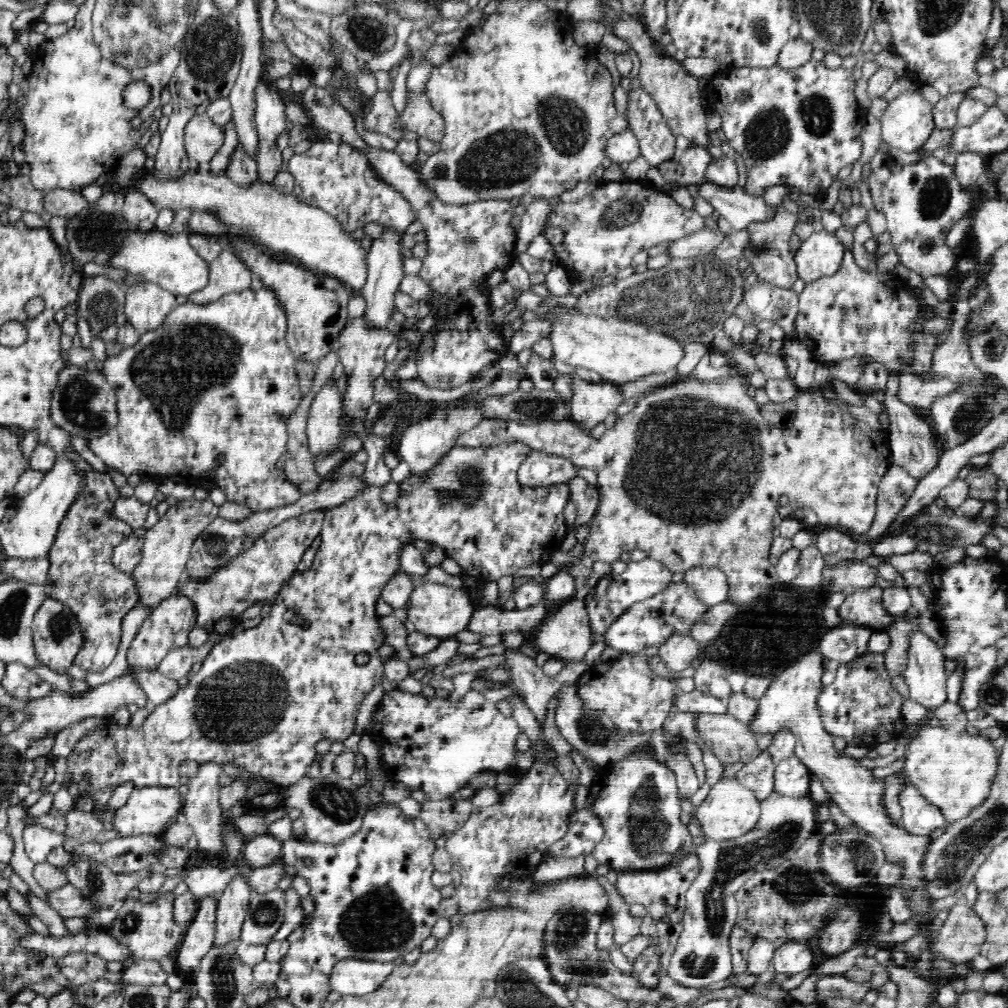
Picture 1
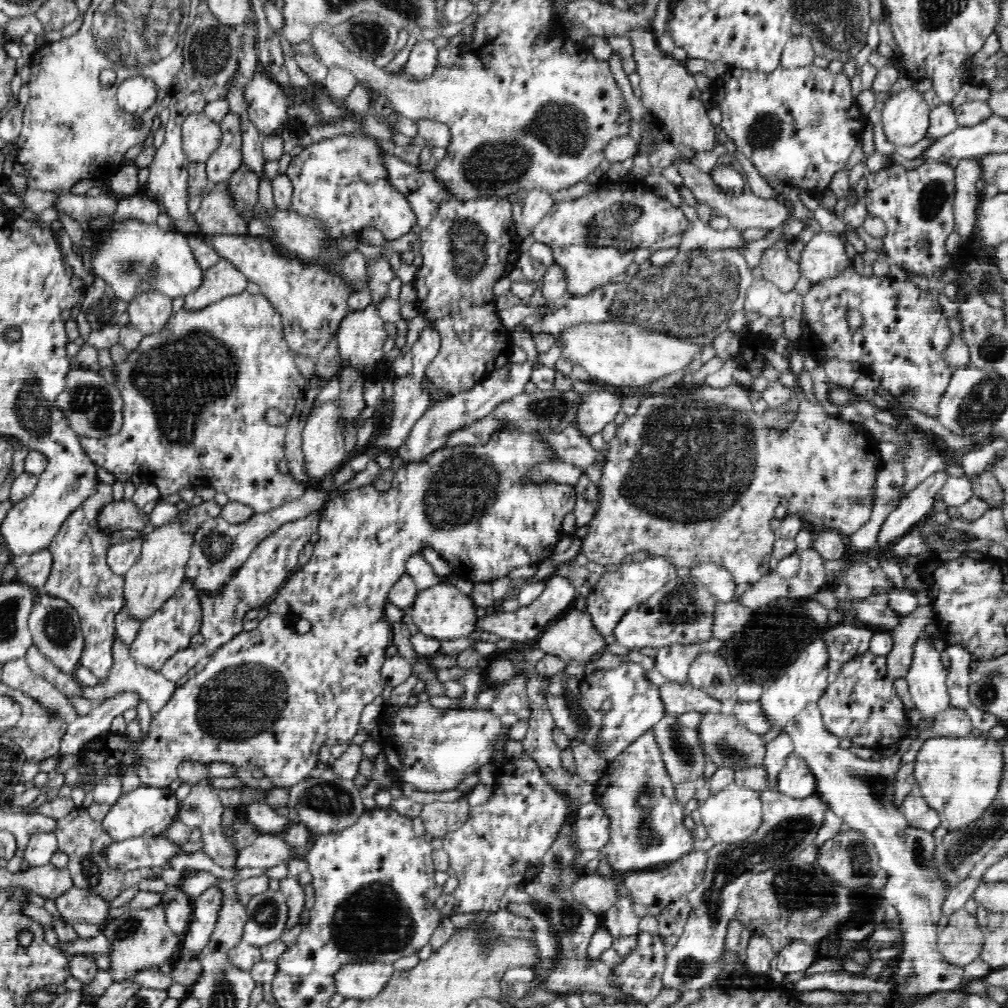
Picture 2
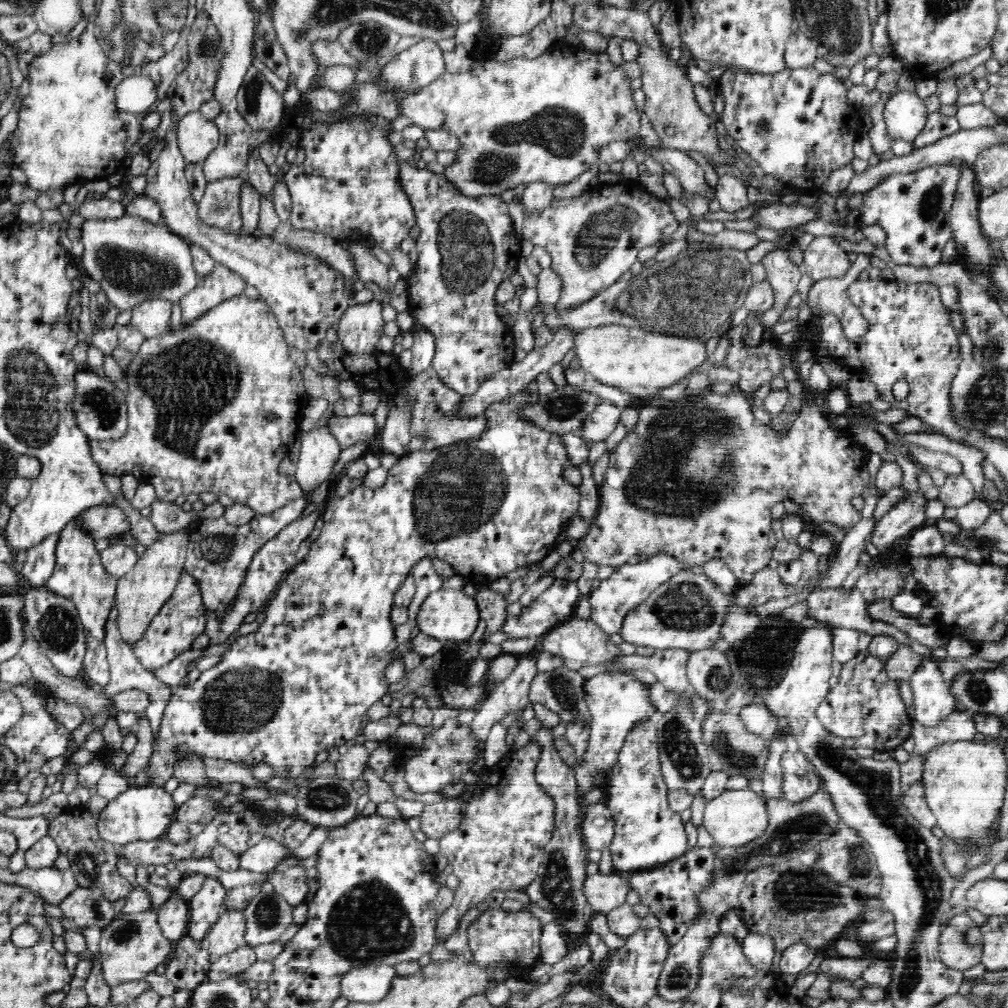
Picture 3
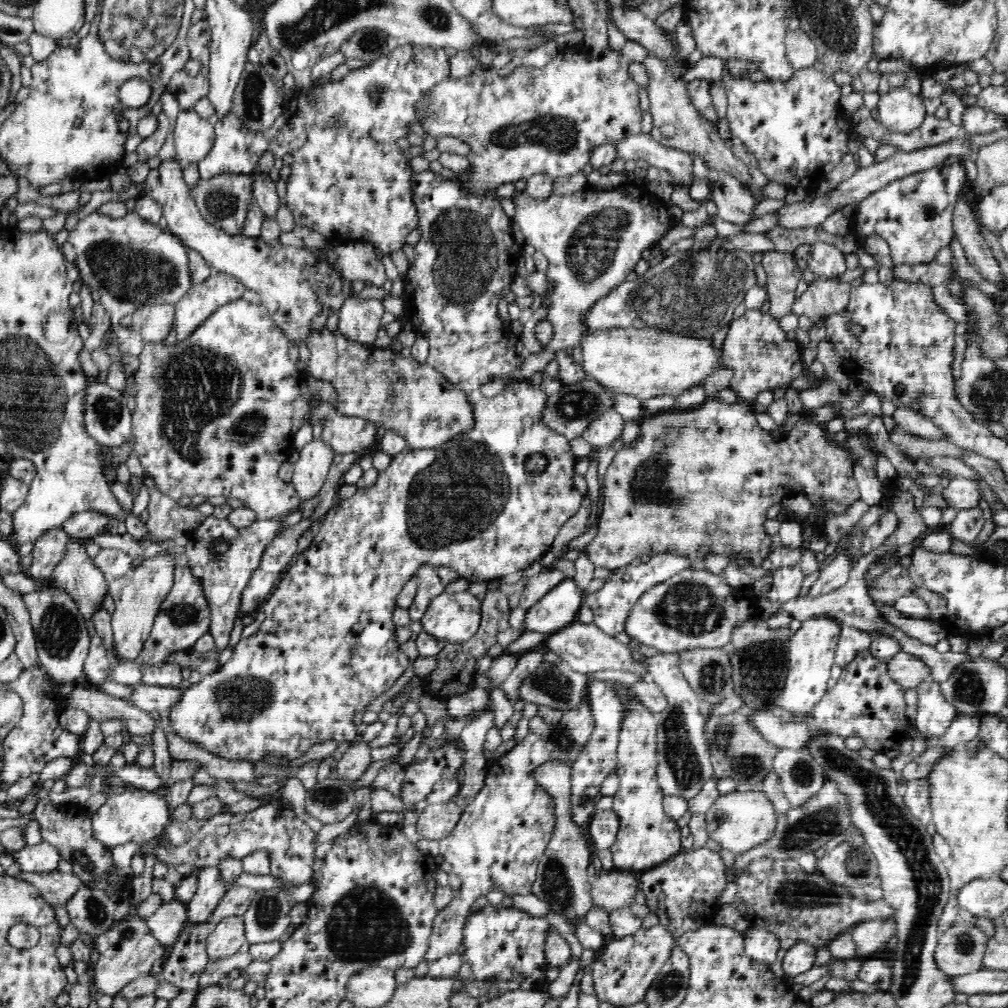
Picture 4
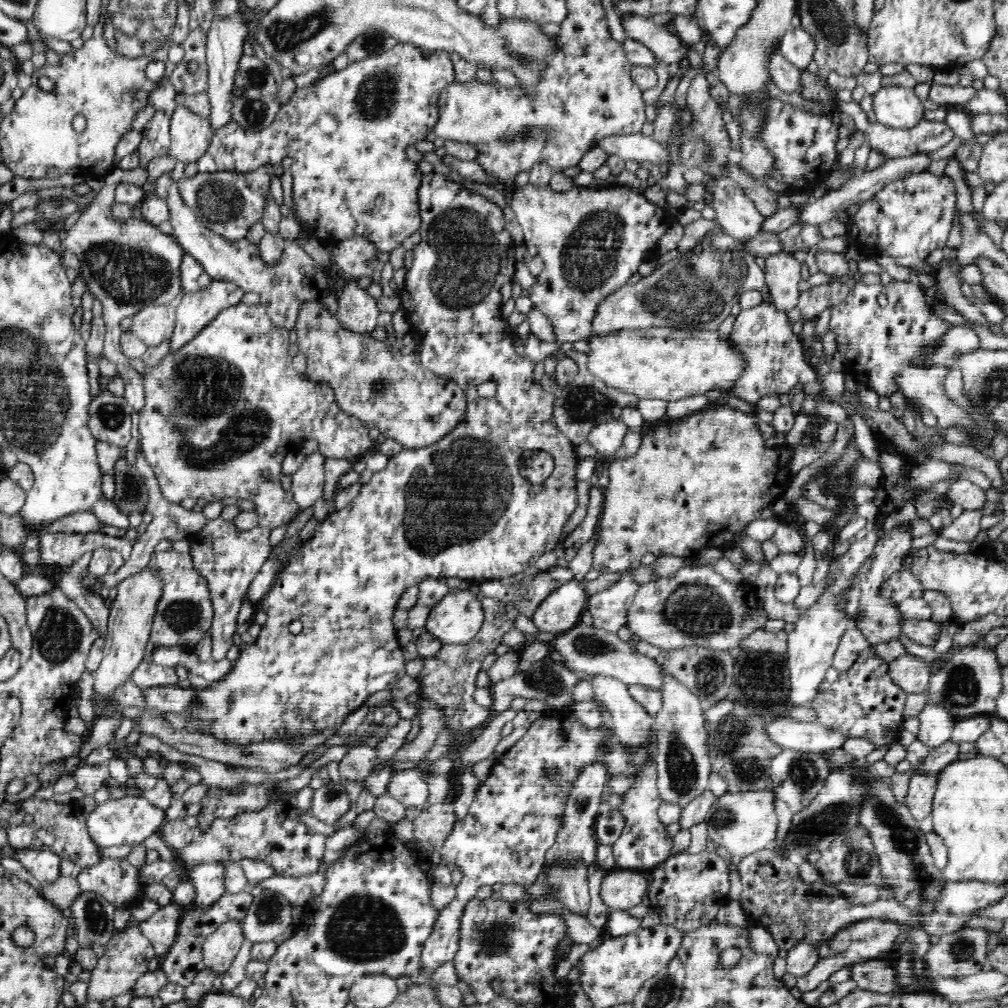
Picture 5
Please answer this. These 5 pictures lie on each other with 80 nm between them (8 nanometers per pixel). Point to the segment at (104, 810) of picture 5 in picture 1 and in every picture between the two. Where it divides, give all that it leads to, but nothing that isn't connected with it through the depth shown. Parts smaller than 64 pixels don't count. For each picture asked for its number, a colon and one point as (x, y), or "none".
1: (148, 811)
2: (147, 811)
3: (141, 813)
4: (138, 816)

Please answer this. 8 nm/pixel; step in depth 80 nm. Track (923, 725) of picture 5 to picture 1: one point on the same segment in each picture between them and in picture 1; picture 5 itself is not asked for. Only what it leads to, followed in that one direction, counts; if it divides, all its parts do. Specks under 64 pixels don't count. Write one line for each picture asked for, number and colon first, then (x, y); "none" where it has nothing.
1: (924, 674)
2: (927, 678)
3: (933, 701)
4: (934, 715)

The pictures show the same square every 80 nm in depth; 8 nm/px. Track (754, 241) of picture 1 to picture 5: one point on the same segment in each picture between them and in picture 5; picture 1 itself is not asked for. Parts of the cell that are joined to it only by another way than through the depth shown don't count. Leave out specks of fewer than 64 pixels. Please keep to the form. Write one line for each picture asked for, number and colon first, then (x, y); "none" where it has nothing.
2: (777, 267)
3: (783, 275)
4: (782, 272)
5: (782, 271)

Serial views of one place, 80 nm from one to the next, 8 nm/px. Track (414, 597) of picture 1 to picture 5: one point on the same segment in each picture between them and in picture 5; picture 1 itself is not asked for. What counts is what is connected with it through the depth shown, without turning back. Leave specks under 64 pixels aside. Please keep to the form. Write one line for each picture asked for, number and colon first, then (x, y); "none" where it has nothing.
2: (441, 612)
3: (447, 615)
4: (453, 618)
5: (456, 619)

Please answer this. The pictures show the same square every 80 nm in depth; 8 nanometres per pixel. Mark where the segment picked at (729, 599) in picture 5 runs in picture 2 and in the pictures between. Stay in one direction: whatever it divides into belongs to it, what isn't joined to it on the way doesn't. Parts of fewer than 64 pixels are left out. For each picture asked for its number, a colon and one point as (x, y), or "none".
2: (682, 612)
3: (687, 612)
4: (694, 609)

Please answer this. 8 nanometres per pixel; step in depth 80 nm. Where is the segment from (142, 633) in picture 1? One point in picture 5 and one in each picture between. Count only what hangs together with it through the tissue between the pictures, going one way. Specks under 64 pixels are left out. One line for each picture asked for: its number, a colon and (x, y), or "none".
2: (170, 629)
3: (182, 618)
4: (184, 616)
5: (184, 614)

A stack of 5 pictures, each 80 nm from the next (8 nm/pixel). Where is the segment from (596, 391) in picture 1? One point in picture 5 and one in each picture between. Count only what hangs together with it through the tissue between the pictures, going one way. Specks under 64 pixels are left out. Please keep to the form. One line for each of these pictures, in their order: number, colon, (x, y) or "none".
2: (596, 409)
3: (597, 427)
4: (603, 430)
5: (606, 438)

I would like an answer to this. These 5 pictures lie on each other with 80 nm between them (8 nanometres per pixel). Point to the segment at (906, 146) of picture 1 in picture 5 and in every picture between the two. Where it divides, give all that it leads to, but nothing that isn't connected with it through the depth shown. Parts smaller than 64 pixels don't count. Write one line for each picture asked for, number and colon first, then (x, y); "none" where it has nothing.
2: (905, 121)
3: (905, 114)
4: (900, 111)
5: (894, 106)

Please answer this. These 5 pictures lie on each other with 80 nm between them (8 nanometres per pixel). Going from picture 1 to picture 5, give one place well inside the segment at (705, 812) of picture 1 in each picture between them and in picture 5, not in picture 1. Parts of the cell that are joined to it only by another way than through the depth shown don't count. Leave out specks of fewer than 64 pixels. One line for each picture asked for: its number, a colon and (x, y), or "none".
2: (731, 814)
3: (735, 817)
4: (738, 821)
5: (745, 822)

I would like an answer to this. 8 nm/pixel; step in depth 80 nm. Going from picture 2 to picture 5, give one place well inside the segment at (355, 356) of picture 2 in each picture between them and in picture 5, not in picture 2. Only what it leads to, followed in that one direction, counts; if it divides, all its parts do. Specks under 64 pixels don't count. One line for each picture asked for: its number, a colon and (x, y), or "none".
3: (359, 329)
4: (359, 319)
5: (357, 311)

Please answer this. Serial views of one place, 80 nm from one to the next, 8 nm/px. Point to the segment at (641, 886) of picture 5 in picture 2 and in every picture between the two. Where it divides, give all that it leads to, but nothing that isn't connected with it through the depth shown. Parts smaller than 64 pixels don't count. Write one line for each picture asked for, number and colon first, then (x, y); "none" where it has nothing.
2: (597, 893)
3: (604, 892)
4: (612, 890)

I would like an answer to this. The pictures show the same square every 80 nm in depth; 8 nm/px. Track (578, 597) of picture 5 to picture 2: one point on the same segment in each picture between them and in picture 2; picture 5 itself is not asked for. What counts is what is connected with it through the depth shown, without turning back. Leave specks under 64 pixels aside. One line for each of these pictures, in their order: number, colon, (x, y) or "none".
2: (526, 624)
3: (557, 604)
4: (559, 608)

